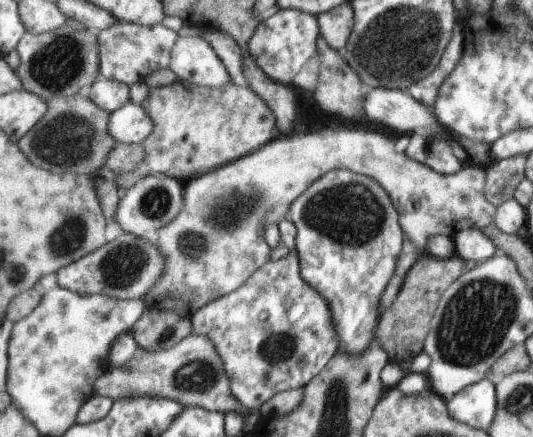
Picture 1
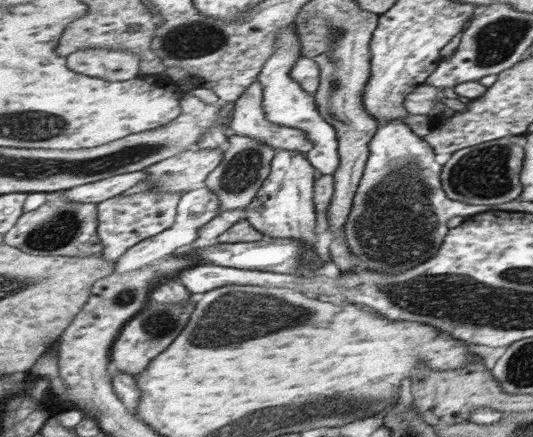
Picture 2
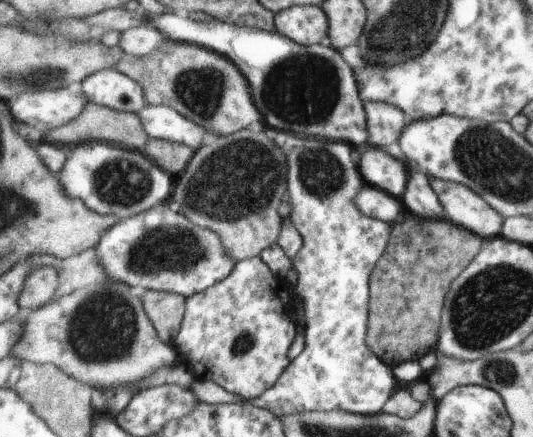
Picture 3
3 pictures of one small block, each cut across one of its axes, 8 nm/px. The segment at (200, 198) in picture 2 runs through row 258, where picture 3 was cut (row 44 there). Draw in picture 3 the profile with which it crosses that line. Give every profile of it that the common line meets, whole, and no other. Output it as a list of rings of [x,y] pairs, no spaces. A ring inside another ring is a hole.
[[[143,25],[136,28],[130,28],[122,33],[121,51],[127,56],[140,56],[146,58],[150,54],[156,54],[158,50],[164,48],[164,43],[168,41],[163,38],[156,28]]]

